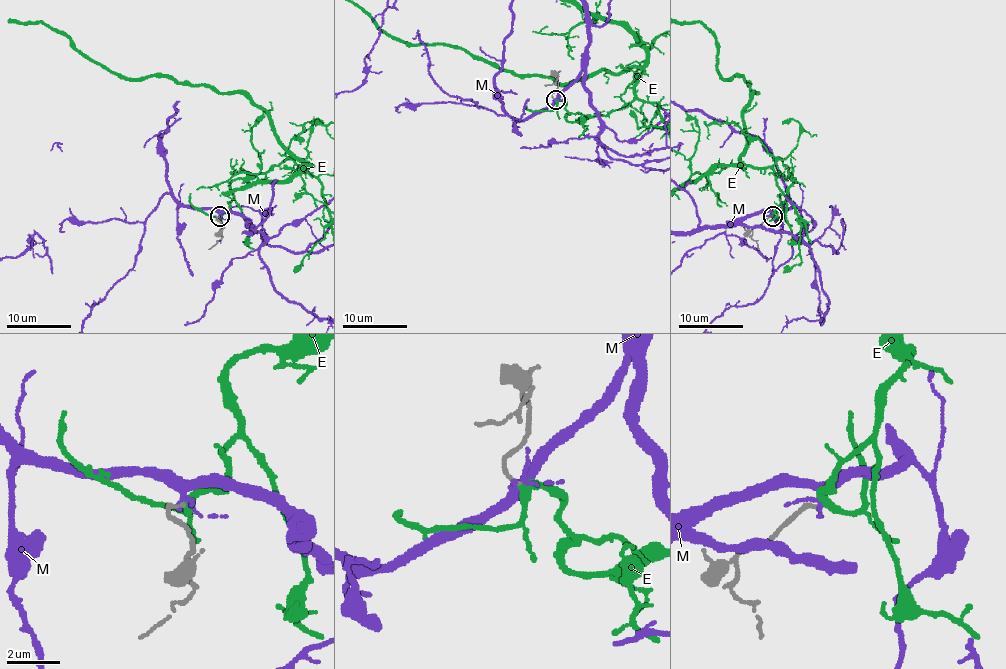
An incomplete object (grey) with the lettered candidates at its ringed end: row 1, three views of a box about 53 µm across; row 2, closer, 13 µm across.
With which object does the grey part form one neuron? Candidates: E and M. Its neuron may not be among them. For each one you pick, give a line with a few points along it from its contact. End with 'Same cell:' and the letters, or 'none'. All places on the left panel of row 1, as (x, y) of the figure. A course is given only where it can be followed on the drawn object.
Same cell: E

